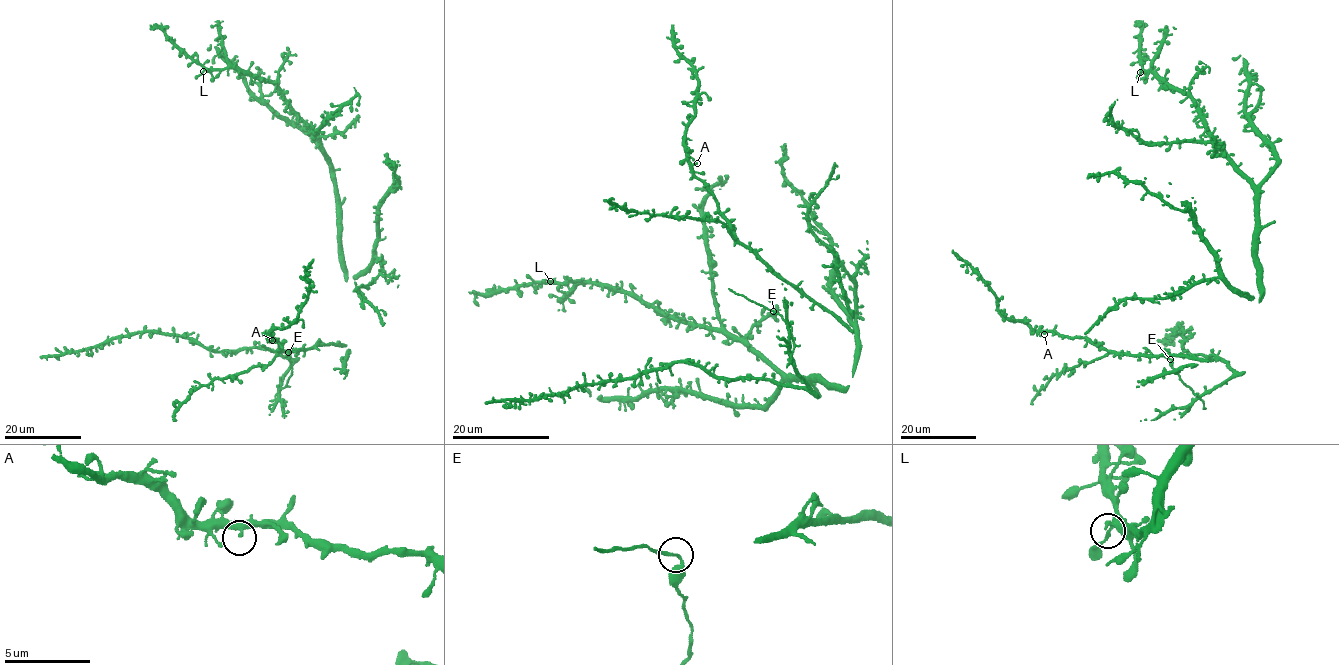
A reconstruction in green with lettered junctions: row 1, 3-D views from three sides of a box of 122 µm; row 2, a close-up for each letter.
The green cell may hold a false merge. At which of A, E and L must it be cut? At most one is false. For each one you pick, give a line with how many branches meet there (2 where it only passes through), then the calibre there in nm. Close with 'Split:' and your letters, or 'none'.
Split: none

